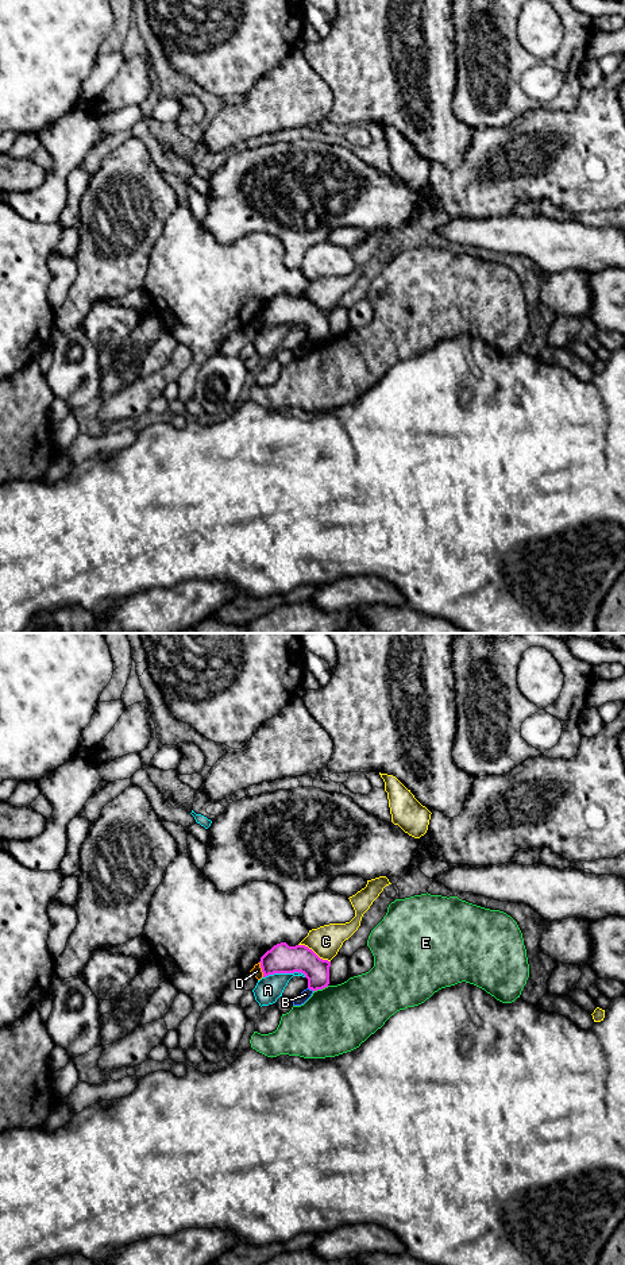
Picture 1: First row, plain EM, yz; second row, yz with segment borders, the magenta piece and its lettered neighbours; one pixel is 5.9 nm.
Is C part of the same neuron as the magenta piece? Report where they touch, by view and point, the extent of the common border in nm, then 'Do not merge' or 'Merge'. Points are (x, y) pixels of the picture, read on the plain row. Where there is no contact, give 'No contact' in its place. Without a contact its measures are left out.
Touches magenta at yz (313, 304). Shared border 220 nm. Do not merge

